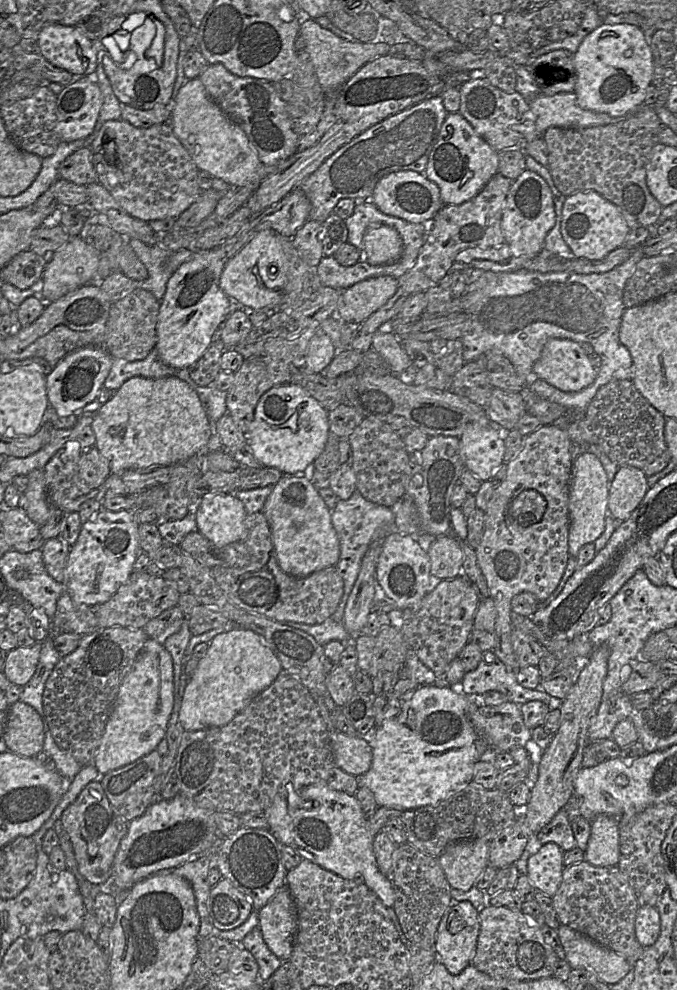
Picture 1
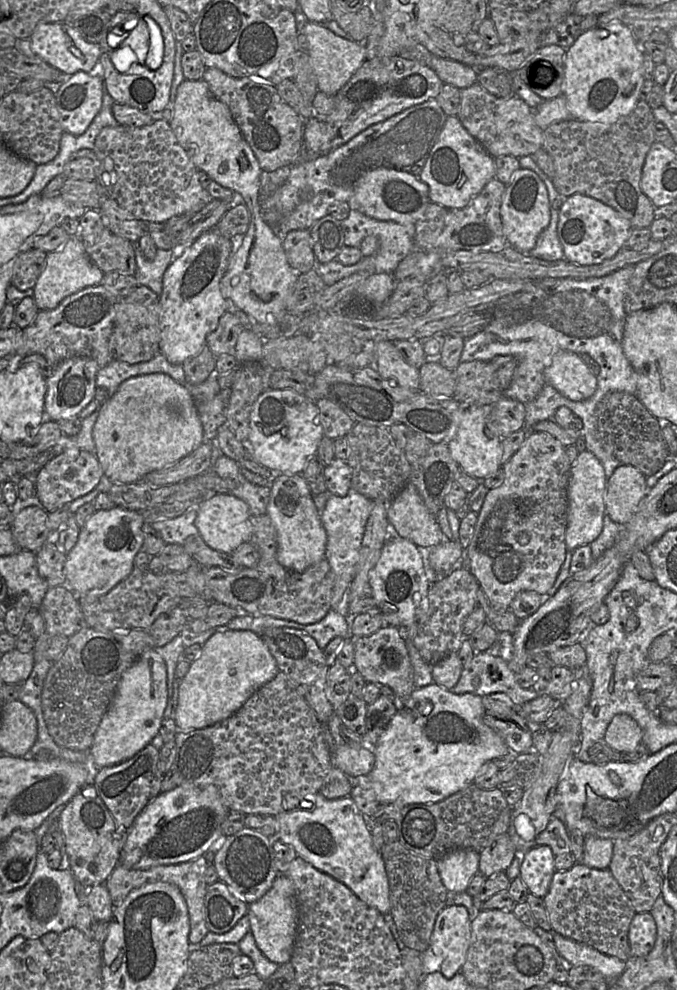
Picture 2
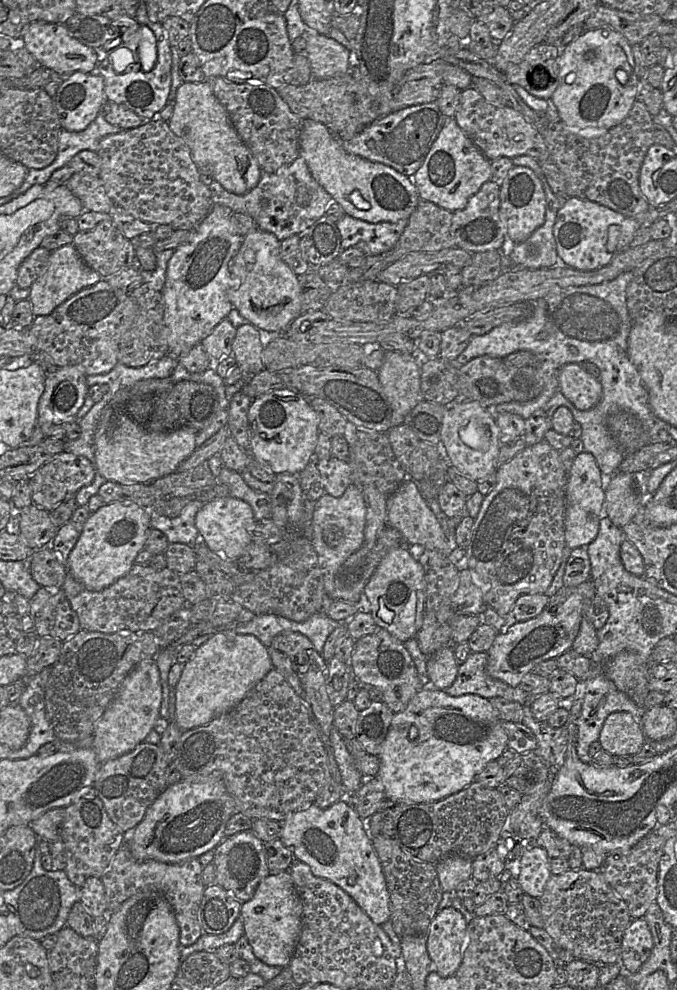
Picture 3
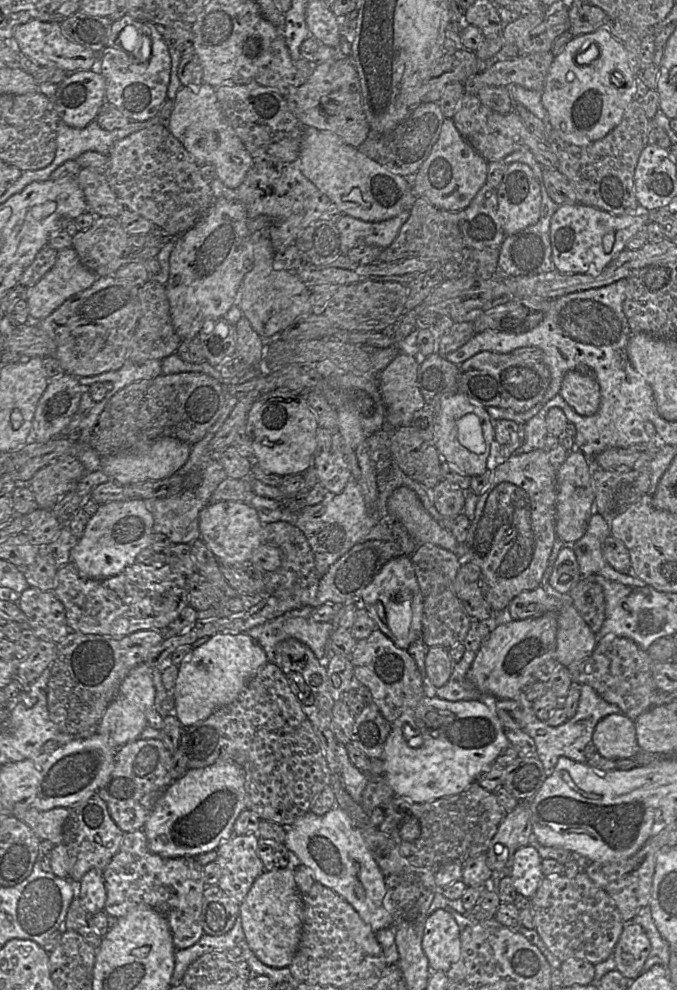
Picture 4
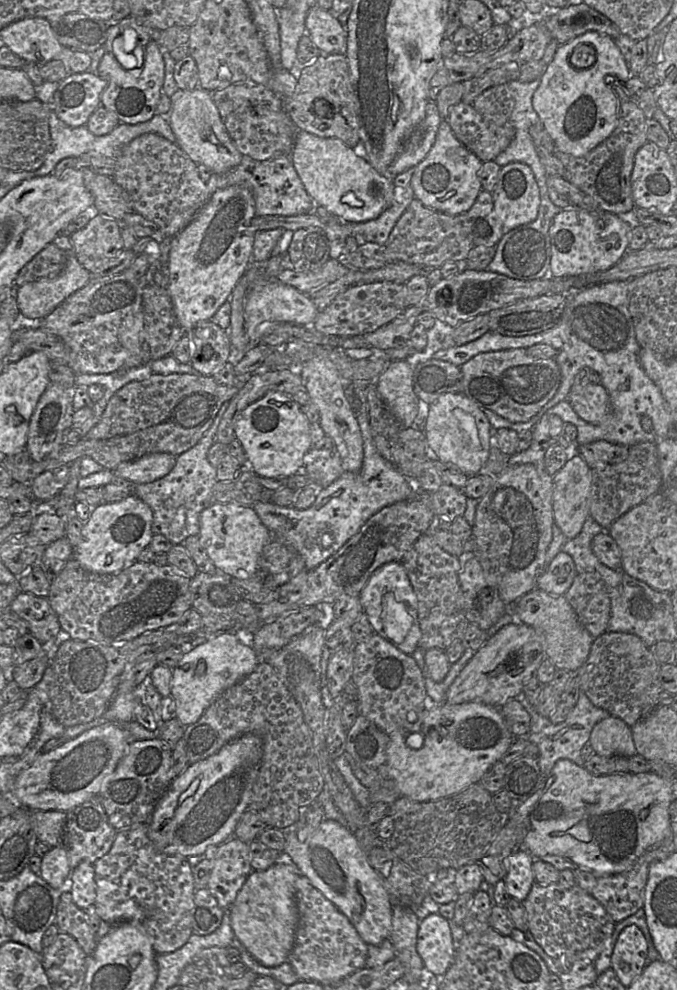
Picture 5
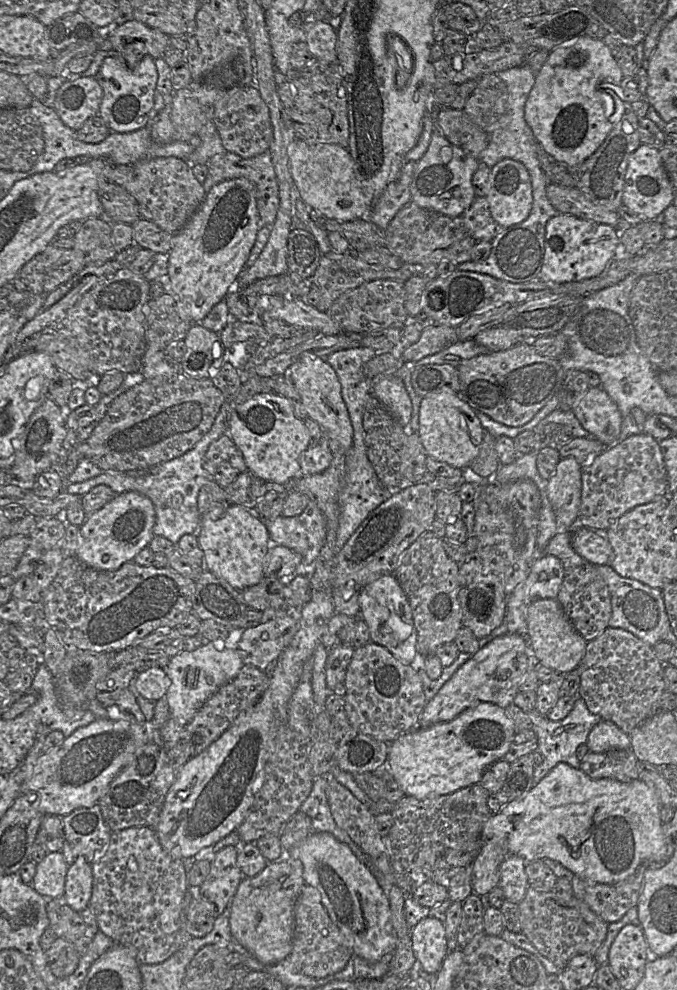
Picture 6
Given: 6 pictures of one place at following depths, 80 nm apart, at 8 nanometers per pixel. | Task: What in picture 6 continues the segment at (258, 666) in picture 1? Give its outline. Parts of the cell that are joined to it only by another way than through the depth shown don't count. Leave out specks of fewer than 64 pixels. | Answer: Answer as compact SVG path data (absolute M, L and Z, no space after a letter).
M208 642L193 651L182 651L170 658L164 668L169 686L164 697L167 700L170 716L181 724L188 724L202 705L221 686L237 676L244 666L237 649L224 648L218 650L214 643Z

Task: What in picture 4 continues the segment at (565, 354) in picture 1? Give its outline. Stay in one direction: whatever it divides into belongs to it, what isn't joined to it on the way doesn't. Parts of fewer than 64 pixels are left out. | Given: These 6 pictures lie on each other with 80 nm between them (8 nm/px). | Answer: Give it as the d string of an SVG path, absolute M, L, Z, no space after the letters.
M576 369L565 374L560 395L577 414L584 417L596 414L601 405L599 383L583 376Z

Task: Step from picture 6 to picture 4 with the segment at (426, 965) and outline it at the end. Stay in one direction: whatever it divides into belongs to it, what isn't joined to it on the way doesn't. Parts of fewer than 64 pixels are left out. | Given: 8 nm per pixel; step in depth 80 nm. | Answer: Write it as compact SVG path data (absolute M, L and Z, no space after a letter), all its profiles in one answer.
M446 909L427 916L424 923L422 948L433 971L446 972L460 958L461 930Z

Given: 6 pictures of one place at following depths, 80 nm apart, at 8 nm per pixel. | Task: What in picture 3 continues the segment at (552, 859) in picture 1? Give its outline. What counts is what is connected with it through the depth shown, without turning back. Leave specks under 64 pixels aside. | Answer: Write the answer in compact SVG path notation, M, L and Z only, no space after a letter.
M535 845L520 857L520 872L517 877L525 894L539 898L551 877L550 858L547 851Z

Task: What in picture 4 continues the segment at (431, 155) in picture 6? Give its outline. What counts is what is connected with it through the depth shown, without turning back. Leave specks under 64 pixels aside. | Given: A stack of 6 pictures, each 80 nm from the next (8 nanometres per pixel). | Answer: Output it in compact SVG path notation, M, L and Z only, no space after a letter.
M445 118L436 143L415 174L413 190L437 208L459 212L486 183L487 170L488 162L461 136L452 119Z

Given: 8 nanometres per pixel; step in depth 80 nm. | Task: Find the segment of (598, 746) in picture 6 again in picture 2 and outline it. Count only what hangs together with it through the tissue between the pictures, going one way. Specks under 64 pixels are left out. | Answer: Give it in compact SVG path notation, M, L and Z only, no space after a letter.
M616 714L610 721L603 741L620 753L633 751L643 739L643 730L628 714Z

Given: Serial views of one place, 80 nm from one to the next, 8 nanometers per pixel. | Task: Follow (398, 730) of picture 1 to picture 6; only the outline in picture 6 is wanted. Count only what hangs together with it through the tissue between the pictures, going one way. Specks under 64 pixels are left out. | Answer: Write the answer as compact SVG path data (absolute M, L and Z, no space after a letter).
M482 702L451 721L399 735L390 743L386 767L407 796L425 799L447 795L480 784L486 769L508 752L514 736L513 721L504 708Z

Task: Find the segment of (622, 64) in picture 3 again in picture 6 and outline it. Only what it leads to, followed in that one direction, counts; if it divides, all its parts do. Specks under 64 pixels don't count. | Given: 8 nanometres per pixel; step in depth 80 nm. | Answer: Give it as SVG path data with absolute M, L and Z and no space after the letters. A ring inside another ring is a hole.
M583 36L554 48L536 73L534 86L524 107L525 121L535 140L555 161L567 167L581 165L599 148L614 127L609 118L614 113L615 102L602 84L616 83L620 88L623 78L619 65L603 40ZM573 53L585 57L581 66L569 64Z

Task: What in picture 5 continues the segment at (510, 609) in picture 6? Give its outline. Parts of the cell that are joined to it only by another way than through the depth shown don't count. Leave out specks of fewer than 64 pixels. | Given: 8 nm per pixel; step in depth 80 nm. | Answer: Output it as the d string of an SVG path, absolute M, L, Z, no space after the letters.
M561 550L538 577L537 588L550 595L564 596L577 574L572 557Z

